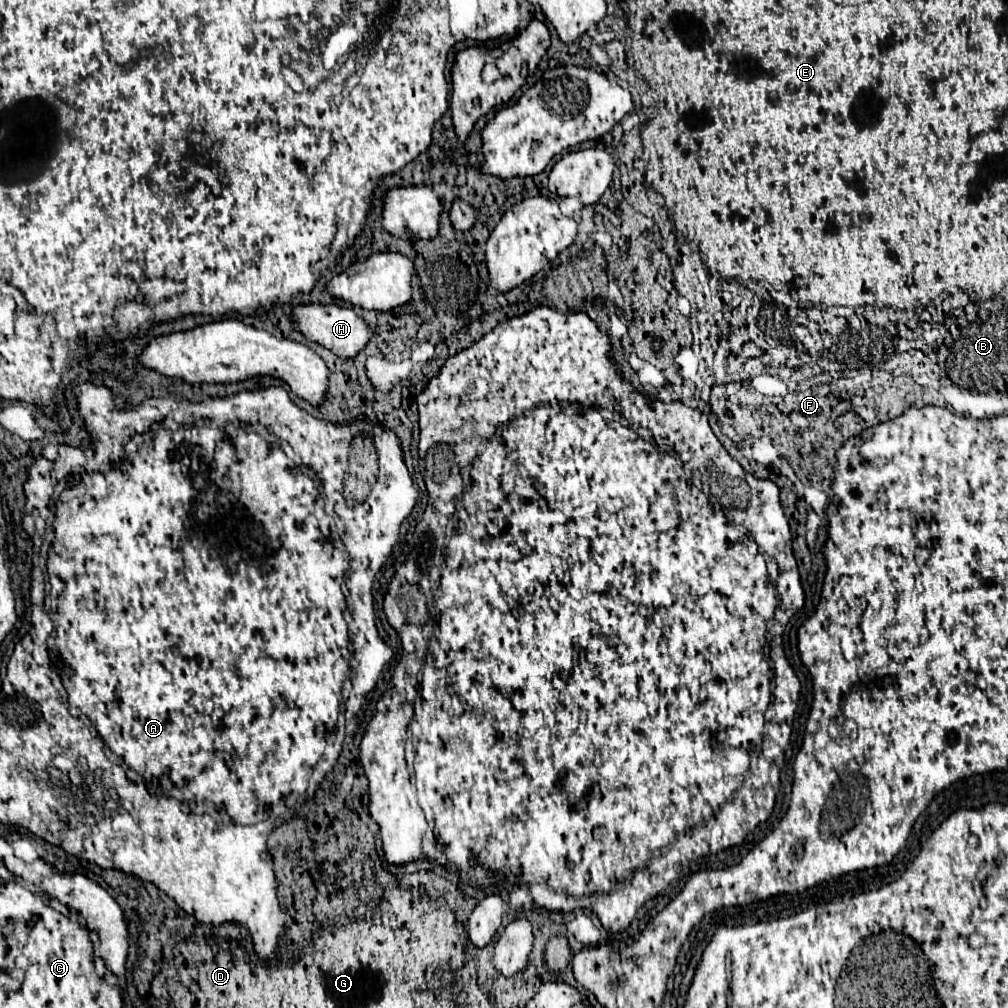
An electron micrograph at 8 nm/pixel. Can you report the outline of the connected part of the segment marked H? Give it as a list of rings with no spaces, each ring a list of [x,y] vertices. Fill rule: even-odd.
[[[303,305],[293,309],[295,329],[299,329],[309,341],[315,341],[335,353],[339,359],[355,359],[373,339],[371,327],[349,307],[337,305]]]

